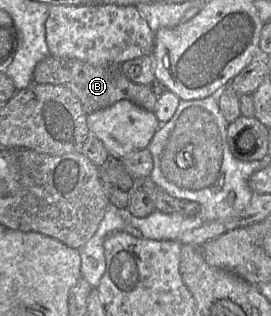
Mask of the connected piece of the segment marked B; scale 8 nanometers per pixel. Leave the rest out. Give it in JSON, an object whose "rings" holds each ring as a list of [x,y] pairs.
{"rings":[[[51,55],[35,66],[33,83],[67,87],[78,98],[87,115],[107,108],[123,99],[129,100],[141,108],[155,113],[158,98],[152,92],[149,85],[134,83],[129,80],[123,74],[121,64],[95,66],[75,58],[60,58]]]}

